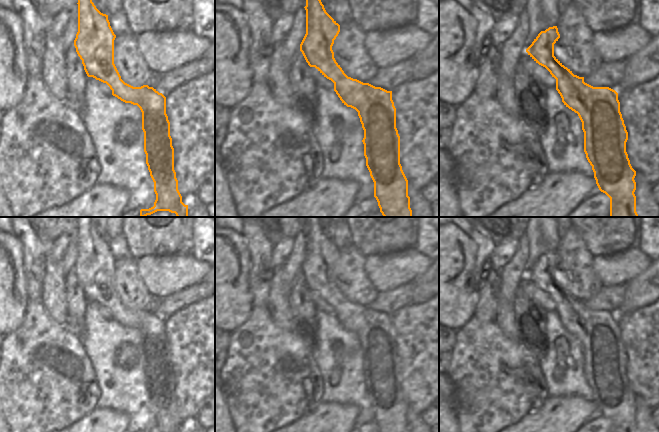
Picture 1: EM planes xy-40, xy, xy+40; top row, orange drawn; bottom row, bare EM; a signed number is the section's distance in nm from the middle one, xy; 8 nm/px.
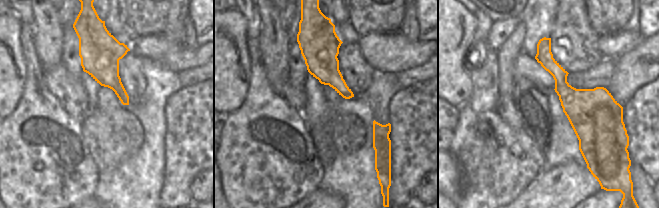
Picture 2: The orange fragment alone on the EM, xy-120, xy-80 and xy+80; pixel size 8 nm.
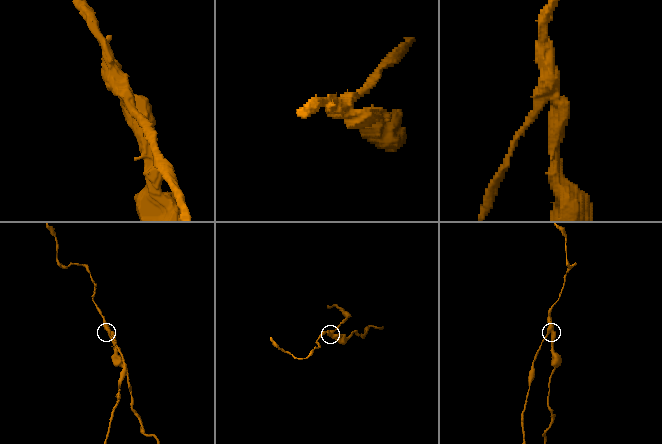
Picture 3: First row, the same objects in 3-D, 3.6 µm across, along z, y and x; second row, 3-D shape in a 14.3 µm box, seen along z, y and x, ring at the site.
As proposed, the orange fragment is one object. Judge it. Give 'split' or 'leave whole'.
split

